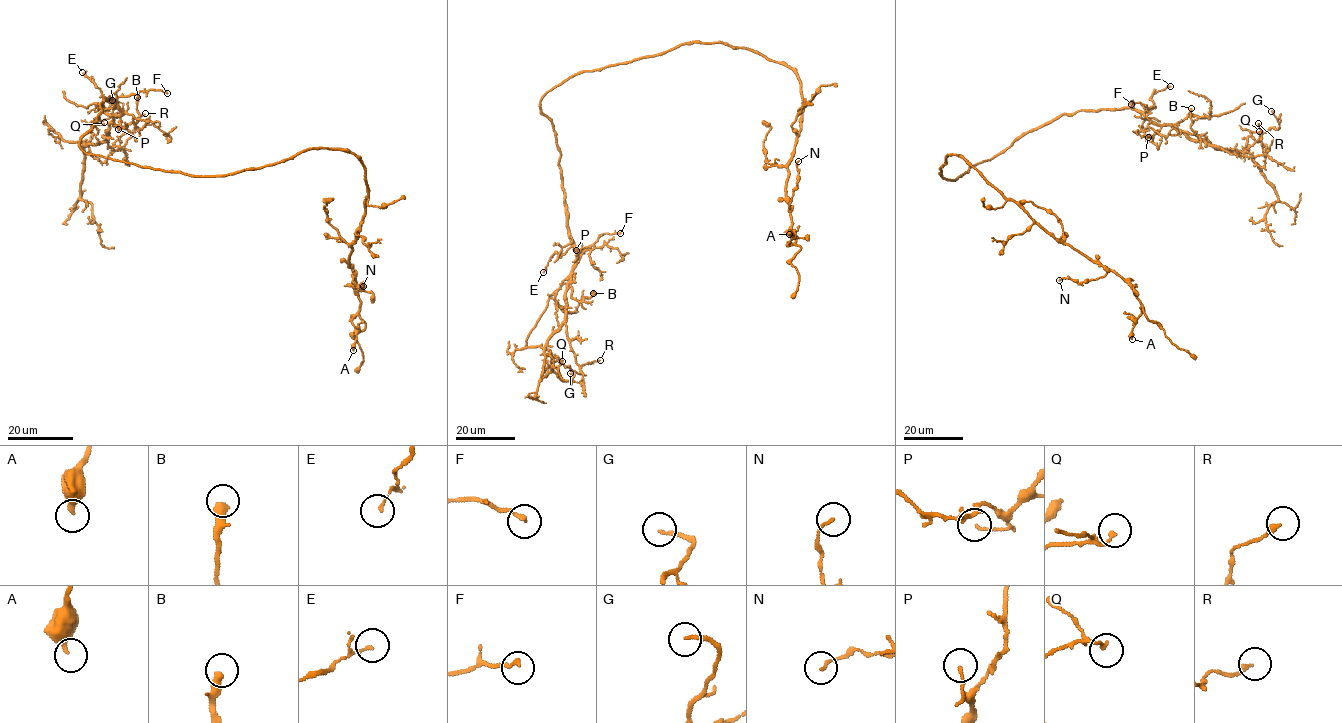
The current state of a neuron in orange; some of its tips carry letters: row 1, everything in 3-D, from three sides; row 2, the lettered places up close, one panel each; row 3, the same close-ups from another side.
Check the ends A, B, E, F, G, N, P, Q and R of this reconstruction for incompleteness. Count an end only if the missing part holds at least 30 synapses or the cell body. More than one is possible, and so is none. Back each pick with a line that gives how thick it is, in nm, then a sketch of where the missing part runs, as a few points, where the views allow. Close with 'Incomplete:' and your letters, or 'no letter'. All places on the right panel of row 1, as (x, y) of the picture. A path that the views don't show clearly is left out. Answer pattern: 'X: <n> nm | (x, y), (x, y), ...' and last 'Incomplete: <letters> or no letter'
Incomplete: no letter

